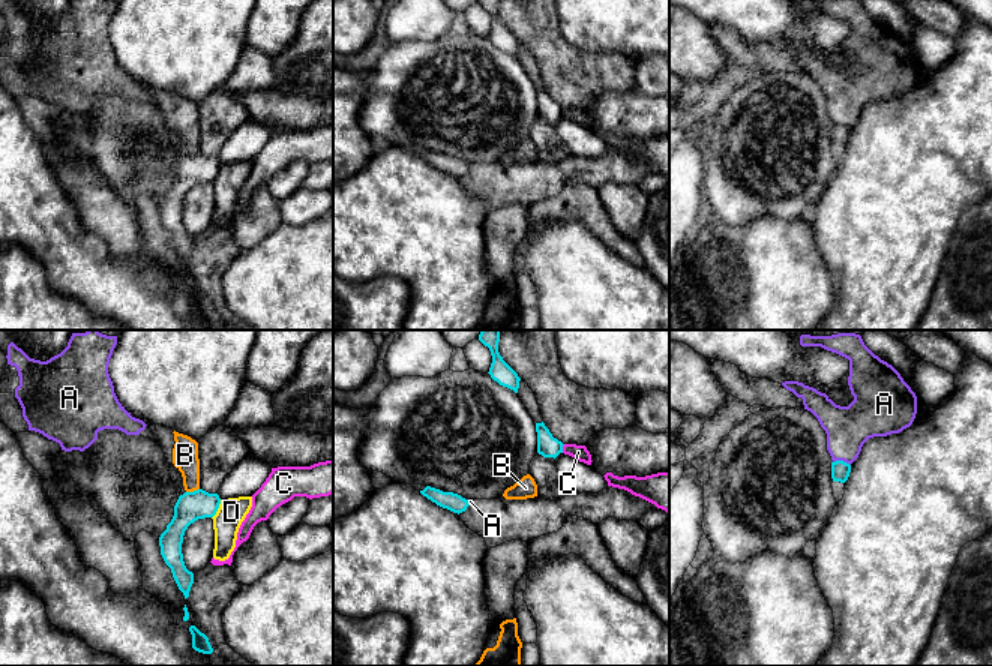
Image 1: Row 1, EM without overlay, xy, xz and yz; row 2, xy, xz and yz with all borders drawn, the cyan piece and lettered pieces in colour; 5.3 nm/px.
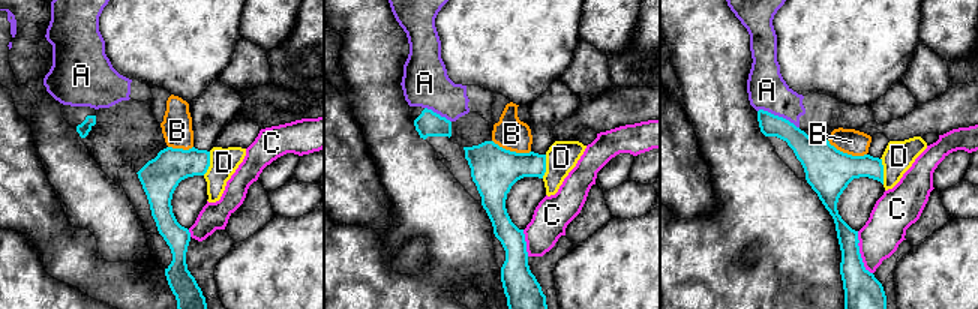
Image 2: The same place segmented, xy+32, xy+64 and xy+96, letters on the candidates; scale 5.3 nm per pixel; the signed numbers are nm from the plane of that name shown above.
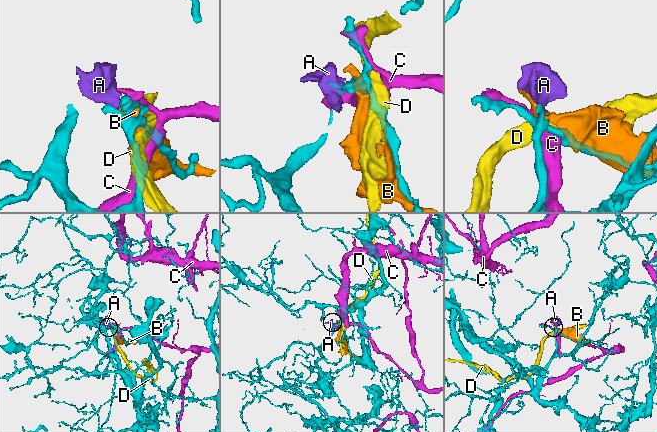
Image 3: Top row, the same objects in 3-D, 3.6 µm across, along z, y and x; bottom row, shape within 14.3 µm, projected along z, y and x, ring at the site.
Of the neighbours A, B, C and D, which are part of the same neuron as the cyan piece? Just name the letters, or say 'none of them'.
none of them

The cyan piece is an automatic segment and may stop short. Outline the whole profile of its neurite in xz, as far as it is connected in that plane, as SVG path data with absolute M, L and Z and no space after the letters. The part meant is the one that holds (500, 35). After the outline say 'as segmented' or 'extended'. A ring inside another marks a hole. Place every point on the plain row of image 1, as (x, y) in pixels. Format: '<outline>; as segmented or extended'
M479 0L479 4L489 12L492 20L492 27L488 36L491 42L500 50L518 57L521 42L498 16L500 0Z; as segmented

